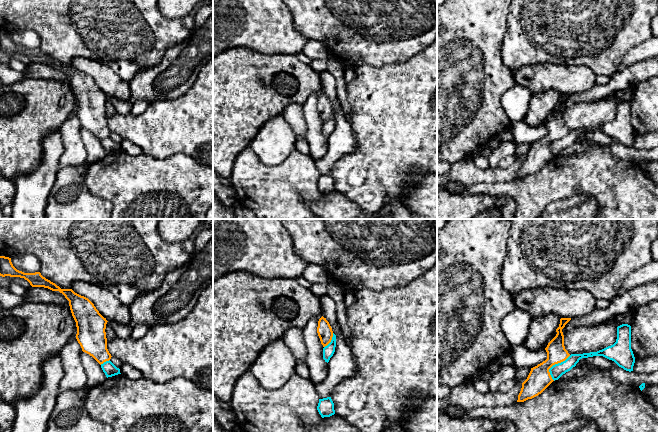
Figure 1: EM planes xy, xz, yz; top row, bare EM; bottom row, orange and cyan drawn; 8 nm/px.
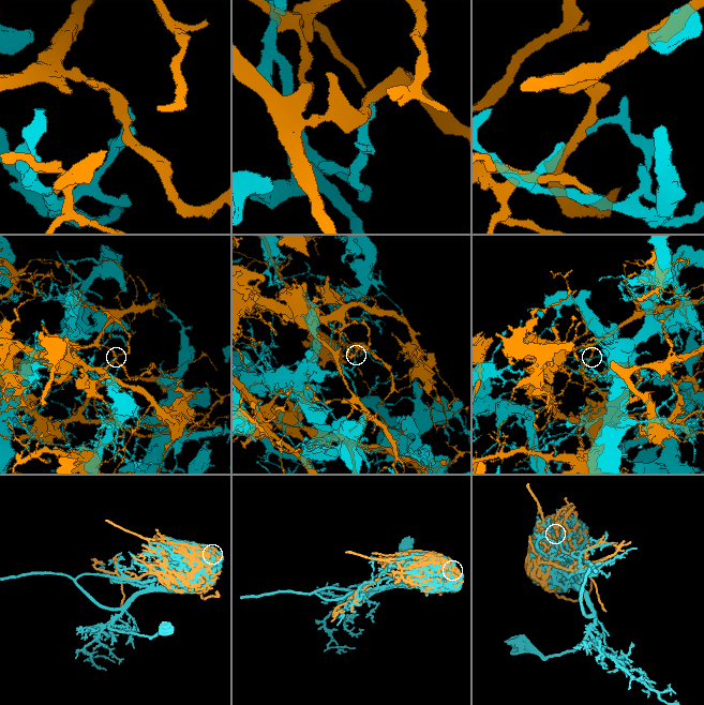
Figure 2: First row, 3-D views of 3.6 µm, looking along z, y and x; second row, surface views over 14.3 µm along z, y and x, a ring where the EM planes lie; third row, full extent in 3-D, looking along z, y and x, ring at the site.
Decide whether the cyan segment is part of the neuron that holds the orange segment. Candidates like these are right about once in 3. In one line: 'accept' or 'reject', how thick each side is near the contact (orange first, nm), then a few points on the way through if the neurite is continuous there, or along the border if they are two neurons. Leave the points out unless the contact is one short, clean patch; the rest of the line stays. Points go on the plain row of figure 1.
reject; calibres 190 and 110 nm

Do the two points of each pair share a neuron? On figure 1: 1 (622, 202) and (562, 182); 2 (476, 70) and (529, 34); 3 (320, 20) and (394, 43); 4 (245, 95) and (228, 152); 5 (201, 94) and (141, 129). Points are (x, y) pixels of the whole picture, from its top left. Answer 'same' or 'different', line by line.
1: same
2: different
3: same
4: same
5: same

